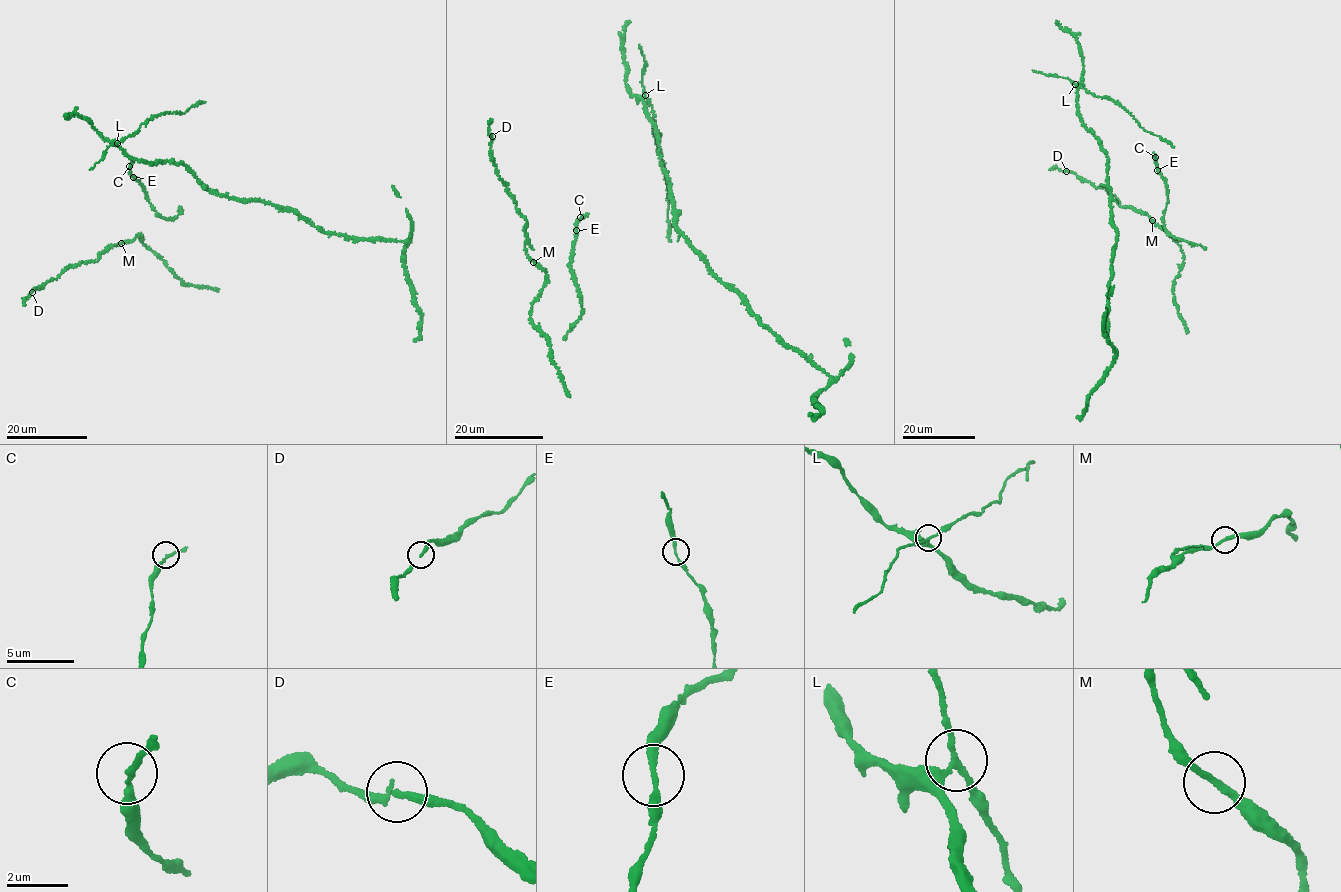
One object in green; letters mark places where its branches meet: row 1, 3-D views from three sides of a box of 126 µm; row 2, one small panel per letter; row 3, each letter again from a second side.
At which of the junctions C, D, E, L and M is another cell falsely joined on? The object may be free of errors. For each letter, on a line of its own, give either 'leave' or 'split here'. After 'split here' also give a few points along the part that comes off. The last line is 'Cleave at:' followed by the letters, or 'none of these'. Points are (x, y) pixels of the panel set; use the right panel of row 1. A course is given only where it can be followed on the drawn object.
C: leave
D: leave
E: leave
L: split here; course (1075, 84), (1096, 97), (1106, 97), (1118, 102), (1145, 131), (1160, 136), (1173, 147)
M: leave
Cleave at: L

